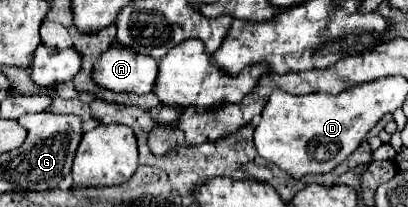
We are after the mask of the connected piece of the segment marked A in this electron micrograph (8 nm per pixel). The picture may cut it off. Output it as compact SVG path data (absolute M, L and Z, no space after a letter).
M111 47L93 69L93 81L111 91L153 91L159 67L155 59L143 57L127 47Z

